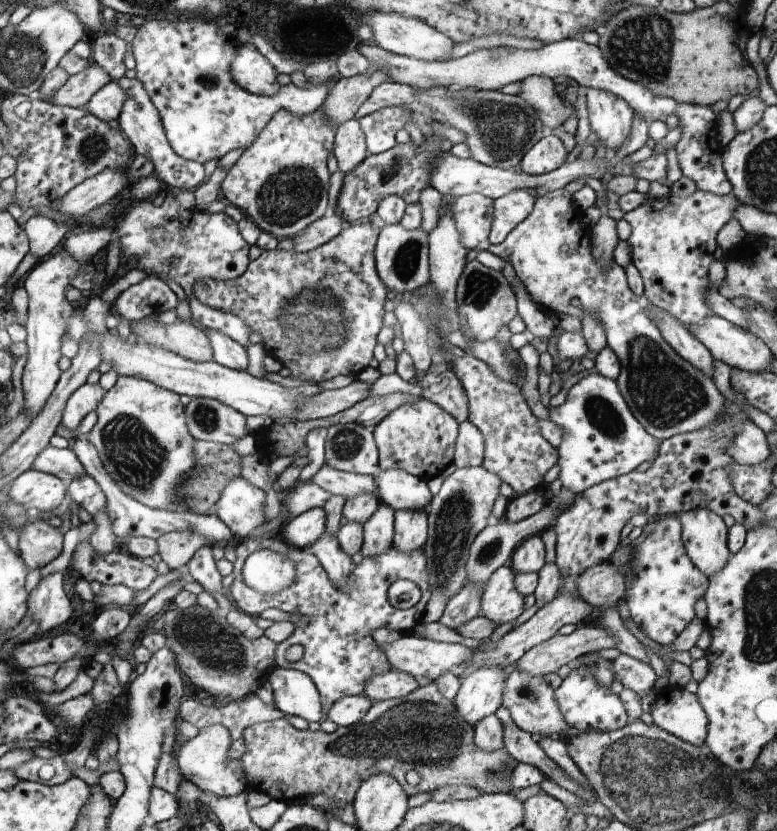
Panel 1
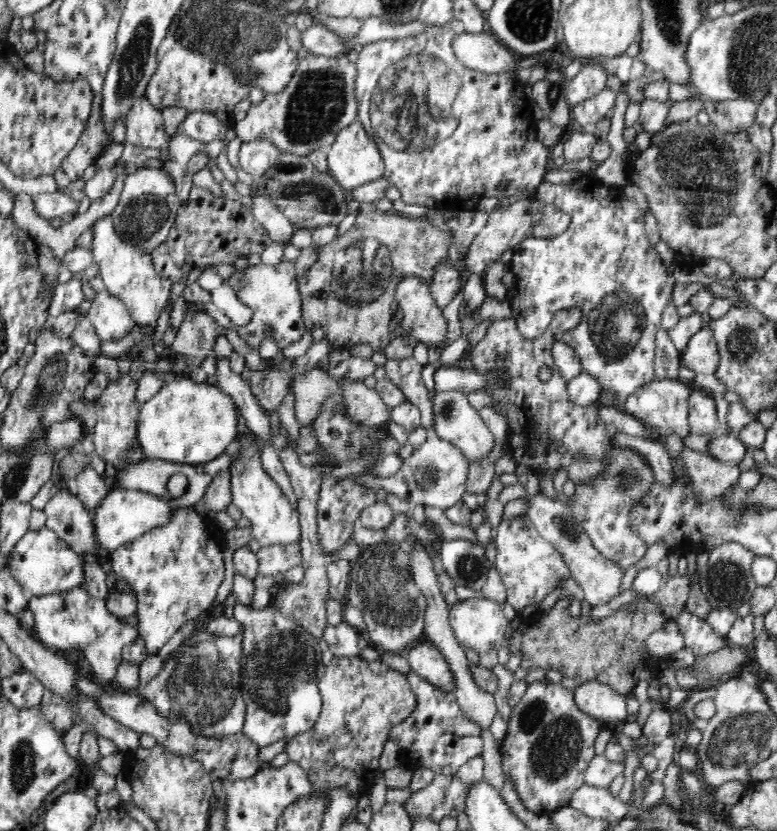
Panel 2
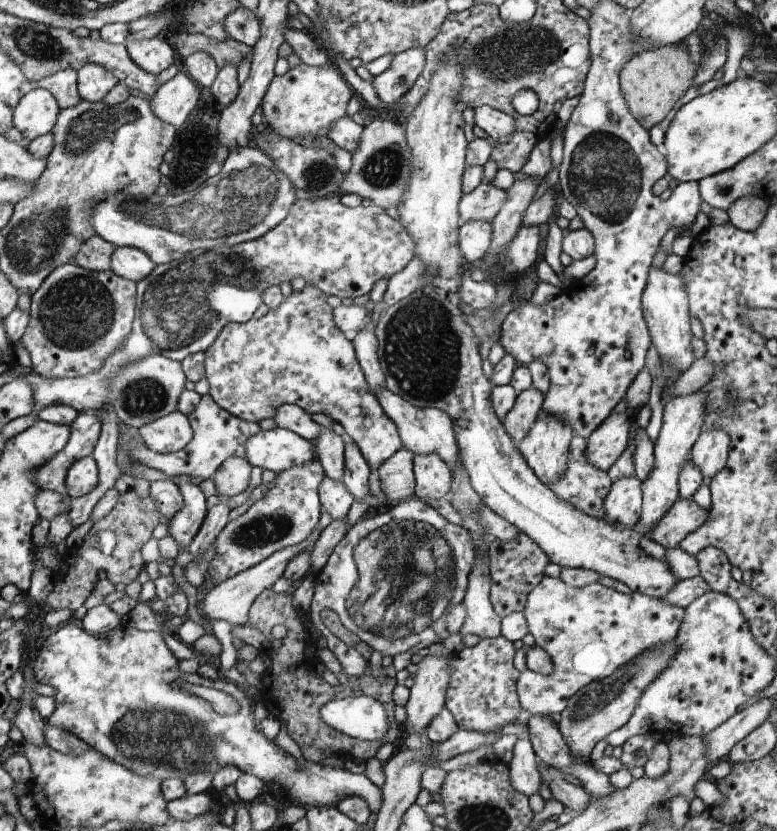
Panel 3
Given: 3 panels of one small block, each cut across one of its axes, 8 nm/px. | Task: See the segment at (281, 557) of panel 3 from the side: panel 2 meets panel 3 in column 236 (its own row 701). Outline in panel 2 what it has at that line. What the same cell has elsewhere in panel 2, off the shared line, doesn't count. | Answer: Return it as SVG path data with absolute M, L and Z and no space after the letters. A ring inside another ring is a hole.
M586 681L573 692L578 709L588 713L590 717L603 723L629 720L628 698L615 692L609 685L598 681Z

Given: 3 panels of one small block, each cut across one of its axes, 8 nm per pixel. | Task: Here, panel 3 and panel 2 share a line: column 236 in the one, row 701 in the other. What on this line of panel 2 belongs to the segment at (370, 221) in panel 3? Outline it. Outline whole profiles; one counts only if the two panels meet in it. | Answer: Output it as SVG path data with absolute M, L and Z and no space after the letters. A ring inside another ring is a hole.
M237 597L233 615L243 629L240 688L247 708L242 733L259 748L283 738L289 743L294 736L310 730L321 716L319 683L325 666L320 660L319 640L272 603L263 609L250 609Z

